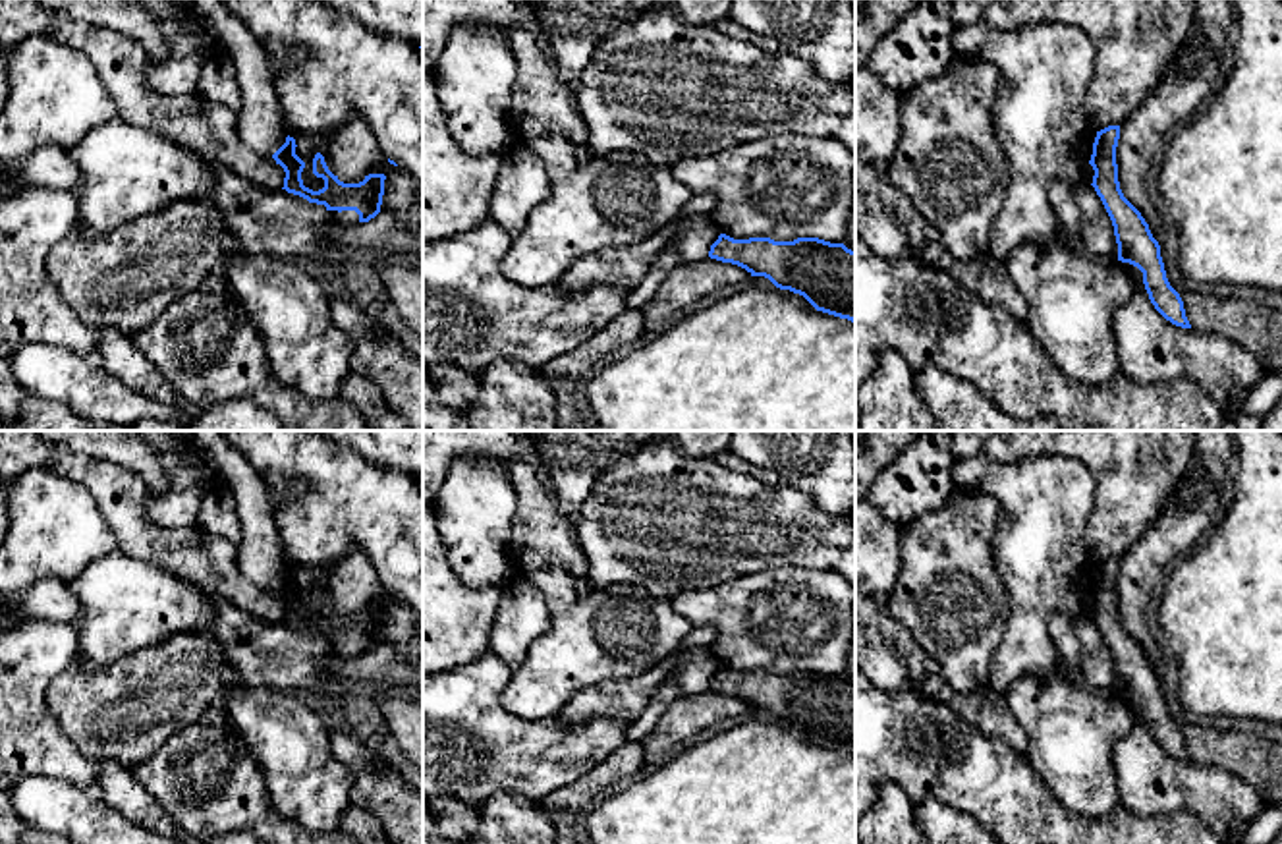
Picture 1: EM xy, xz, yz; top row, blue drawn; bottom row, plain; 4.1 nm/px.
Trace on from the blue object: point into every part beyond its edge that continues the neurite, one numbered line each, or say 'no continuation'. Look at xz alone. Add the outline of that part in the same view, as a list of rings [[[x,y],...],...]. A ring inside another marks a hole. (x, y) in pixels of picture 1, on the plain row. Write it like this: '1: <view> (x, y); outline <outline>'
no continuation

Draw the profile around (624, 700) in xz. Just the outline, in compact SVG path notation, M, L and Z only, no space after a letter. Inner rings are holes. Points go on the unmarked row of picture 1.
M672 655L637 678L587 688L564 705L558 720L566 726L575 726L593 717L614 717L629 724L656 689L668 682L678 662L678 657Z

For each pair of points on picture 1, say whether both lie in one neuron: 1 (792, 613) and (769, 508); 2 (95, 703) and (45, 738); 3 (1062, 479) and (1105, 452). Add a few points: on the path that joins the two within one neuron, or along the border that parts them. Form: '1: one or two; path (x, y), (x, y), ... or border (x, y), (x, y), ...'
1: two; border (827, 568), (775, 566), (761, 570)
2: two; border (47, 684), (53, 717), (91, 761)
3: two; border (1039, 454), (1078, 458), (1095, 485), (1093, 508)

